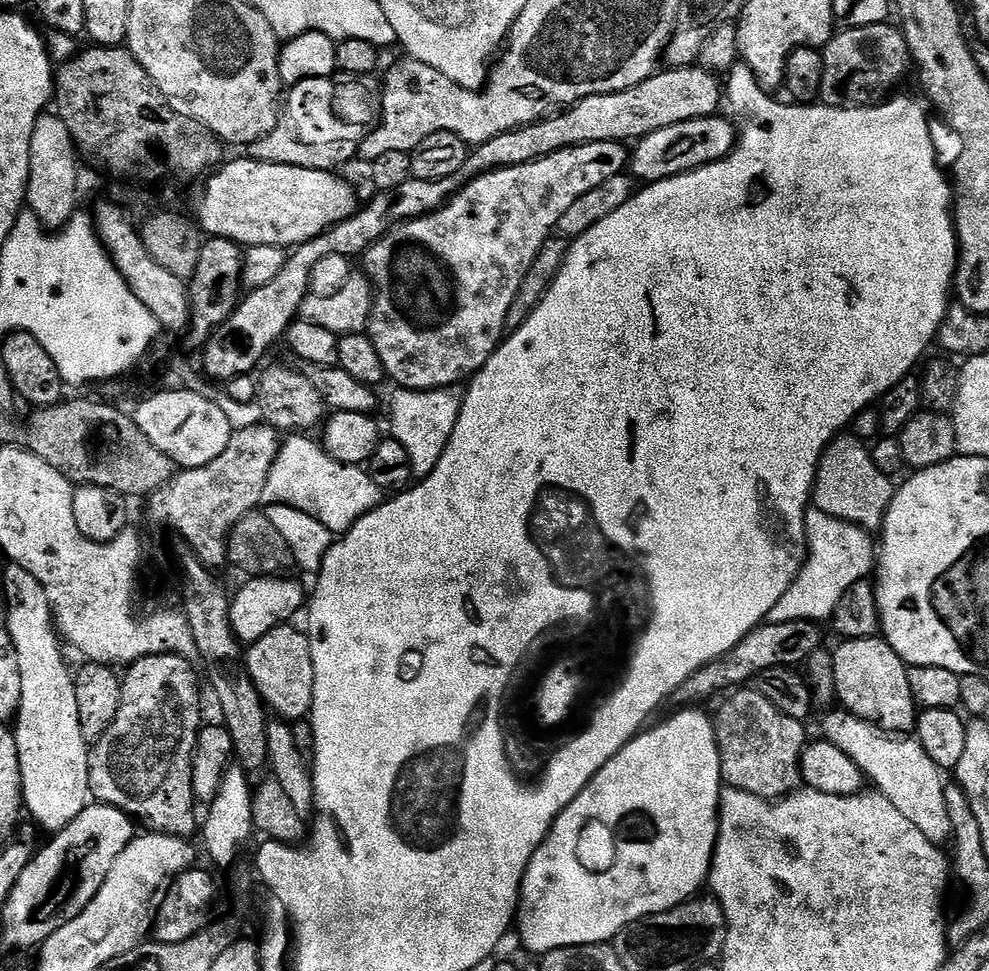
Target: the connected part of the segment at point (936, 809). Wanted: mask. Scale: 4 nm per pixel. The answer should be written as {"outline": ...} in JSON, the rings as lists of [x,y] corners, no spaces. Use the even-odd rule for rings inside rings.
{"outline":[[[835,710],[824,720],[823,739],[829,740],[842,754],[846,754],[860,767],[861,772],[869,781],[874,783],[875,791],[882,793],[894,806],[898,806],[899,812],[930,842],[938,846],[947,845],[952,839],[952,827],[950,826],[950,814],[946,810],[945,773],[922,750],[920,741],[908,734],[889,734],[876,727],[875,724],[859,720],[850,712]]]}

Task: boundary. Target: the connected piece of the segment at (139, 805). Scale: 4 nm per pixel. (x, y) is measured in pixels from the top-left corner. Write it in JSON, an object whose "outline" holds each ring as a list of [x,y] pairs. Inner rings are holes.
{"outline":[[[163,652],[127,665],[122,676],[122,706],[118,706],[118,718],[114,718],[104,737],[96,741],[88,758],[88,791],[91,799],[122,810],[133,821],[141,825],[144,823],[145,829],[160,832],[163,836],[192,838],[198,832],[198,801],[192,785],[192,759],[196,749],[196,733],[202,727],[202,680],[197,665],[195,668],[192,663],[187,656],[173,656],[171,652]]]}

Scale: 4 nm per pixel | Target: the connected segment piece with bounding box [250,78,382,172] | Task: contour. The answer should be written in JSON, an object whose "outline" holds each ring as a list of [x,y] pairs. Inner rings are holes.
{"outline":[[[310,78],[291,85],[287,89],[280,120],[270,134],[258,138],[251,144],[250,156],[261,164],[298,166],[306,170],[322,170],[323,172],[340,170],[347,160],[357,159],[360,143],[371,134],[372,129],[381,123],[381,120],[382,116],[374,116],[370,122],[350,122],[344,116],[340,116],[336,110],[332,116],[324,116],[324,112],[318,110],[318,78]],[[314,118],[316,122],[312,124]],[[322,126],[326,130],[322,130]],[[314,130],[318,130],[316,140],[308,140],[308,134],[310,136],[316,134]]]}

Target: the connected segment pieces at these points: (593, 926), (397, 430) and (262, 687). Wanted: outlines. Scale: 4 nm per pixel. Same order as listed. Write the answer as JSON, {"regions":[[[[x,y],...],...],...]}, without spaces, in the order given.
{"regions":[[[[692,706],[680,710],[677,716],[661,722],[657,728],[649,727],[633,736],[632,741],[610,758],[596,777],[562,810],[557,820],[553,820],[548,837],[536,848],[528,869],[524,871],[524,880],[520,884],[518,911],[514,917],[515,927],[520,927],[520,940],[532,952],[543,954],[559,948],[569,948],[579,944],[602,944],[611,941],[630,922],[670,910],[679,904],[685,904],[697,895],[700,887],[705,887],[712,870],[712,857],[716,851],[718,821],[720,819],[720,793],[722,777],[720,774],[720,744],[716,740],[716,726],[711,715],[700,712],[699,707]]],[[[397,387],[395,391],[388,404],[388,412],[392,415],[390,436],[406,446],[413,477],[423,478],[430,474],[430,470],[434,470],[434,466],[438,466],[450,442],[450,434],[454,434],[454,426],[460,417],[462,396],[456,388],[435,388],[429,392],[419,392]]],[[[291,623],[280,624],[246,648],[248,673],[258,694],[277,717],[288,722],[305,719],[314,702],[314,658],[310,654],[308,634],[292,627]]]]}

